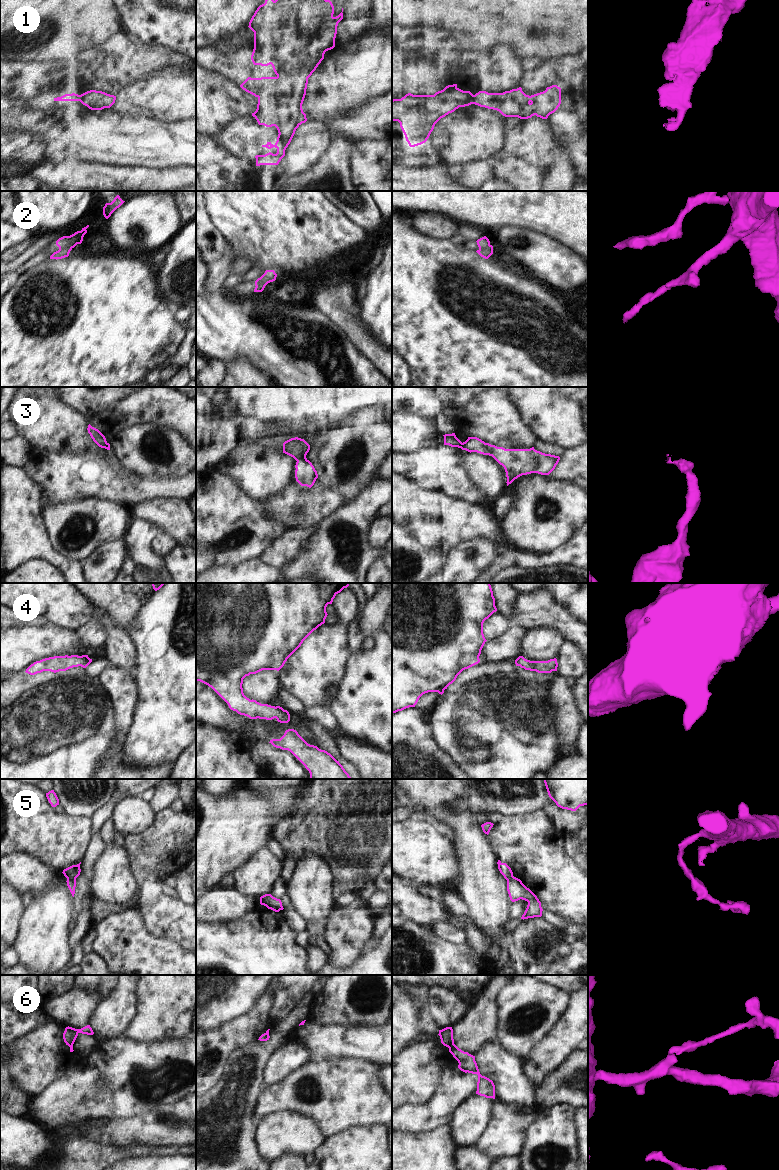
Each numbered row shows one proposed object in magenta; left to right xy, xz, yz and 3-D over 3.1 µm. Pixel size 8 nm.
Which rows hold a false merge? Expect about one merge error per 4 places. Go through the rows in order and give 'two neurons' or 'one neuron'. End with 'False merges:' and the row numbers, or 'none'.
1: one neuron
2: one neuron
3: two neurons
4: one neuron
5: two neurons
6: one neuron
False merges: 3, 5

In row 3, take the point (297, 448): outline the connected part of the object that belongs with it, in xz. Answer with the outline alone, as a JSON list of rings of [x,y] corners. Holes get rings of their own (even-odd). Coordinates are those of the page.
[[[291,438],[283,443],[283,453],[293,457],[296,461],[306,457],[310,450],[310,445],[301,438]]]

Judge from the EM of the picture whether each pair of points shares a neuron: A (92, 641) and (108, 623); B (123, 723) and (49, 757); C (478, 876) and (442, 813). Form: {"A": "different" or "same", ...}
{"A": "different", "B": "different", "C": "same"}

